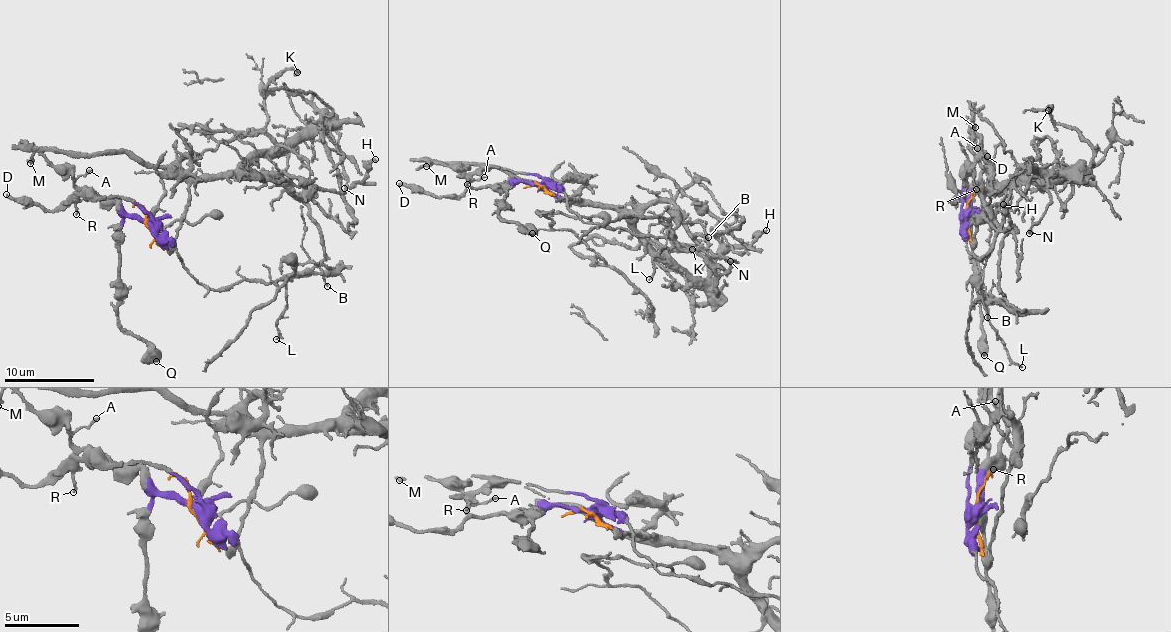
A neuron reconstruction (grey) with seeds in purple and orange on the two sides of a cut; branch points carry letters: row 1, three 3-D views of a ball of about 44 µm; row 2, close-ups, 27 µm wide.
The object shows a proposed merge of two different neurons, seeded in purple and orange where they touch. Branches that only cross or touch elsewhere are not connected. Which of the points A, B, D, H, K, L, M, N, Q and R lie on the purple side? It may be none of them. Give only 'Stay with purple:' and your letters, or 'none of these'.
Stay with purple: A, B, D, L, M, Q, R

